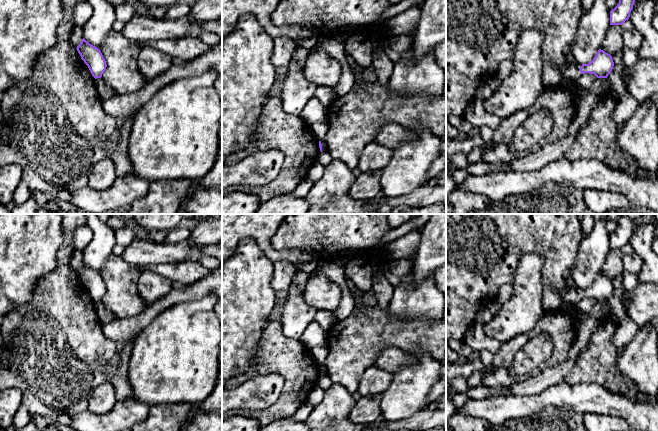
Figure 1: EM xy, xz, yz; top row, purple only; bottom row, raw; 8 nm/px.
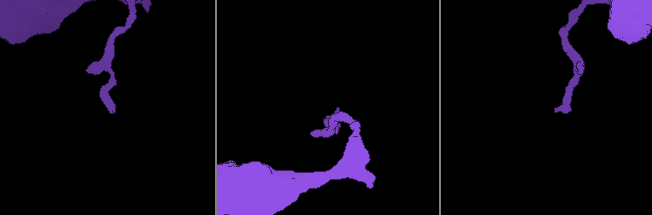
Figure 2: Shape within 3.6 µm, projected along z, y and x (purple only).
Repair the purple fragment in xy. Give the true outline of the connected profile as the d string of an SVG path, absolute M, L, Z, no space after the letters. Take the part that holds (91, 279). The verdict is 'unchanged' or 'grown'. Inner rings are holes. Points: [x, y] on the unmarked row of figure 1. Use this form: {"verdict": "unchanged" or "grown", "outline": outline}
{"verdict": "unchanged", "outline": "M84 262L76 273L81 283L88 290L92 300L95 303L101 302L107 288L100 273L88 267Z"}

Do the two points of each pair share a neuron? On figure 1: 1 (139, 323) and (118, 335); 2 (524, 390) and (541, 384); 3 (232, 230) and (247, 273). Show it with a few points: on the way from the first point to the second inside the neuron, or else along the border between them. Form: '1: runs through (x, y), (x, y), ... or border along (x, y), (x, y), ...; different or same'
1: runs through (134, 324), (123, 332); same
2: runs through (528, 387), (537, 384); same
3: border along (260, 247), (252, 238), (244, 237), (232, 255); different

